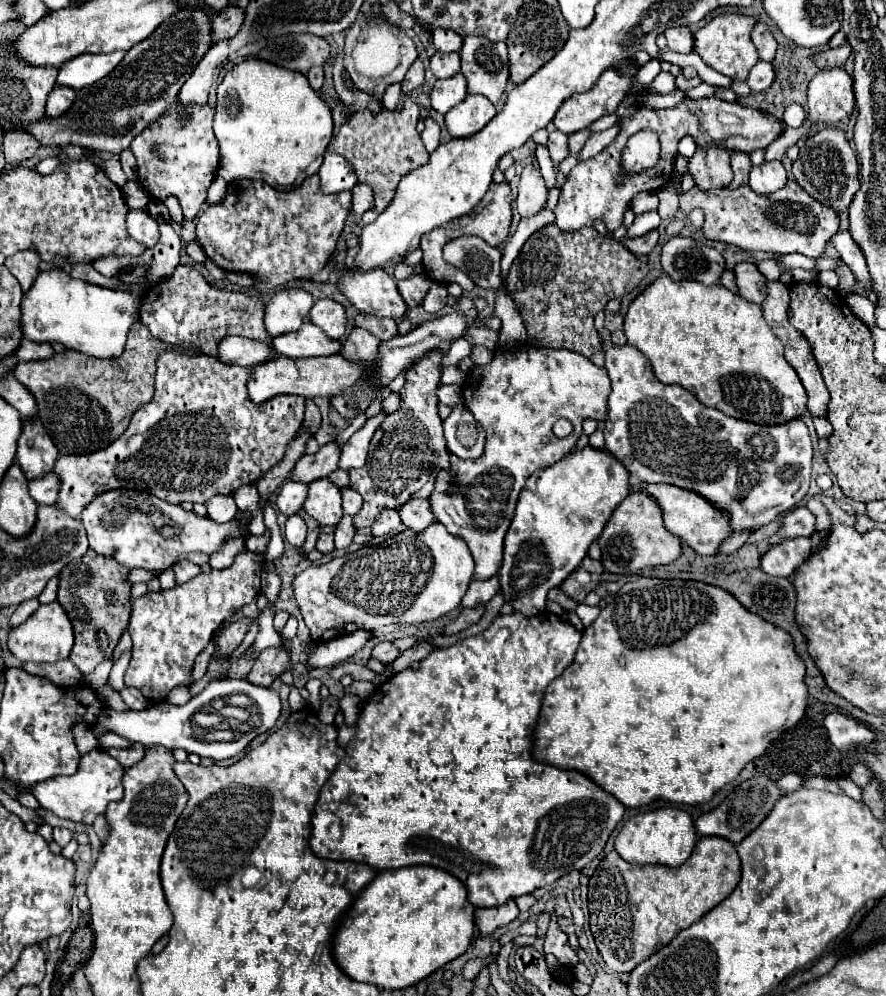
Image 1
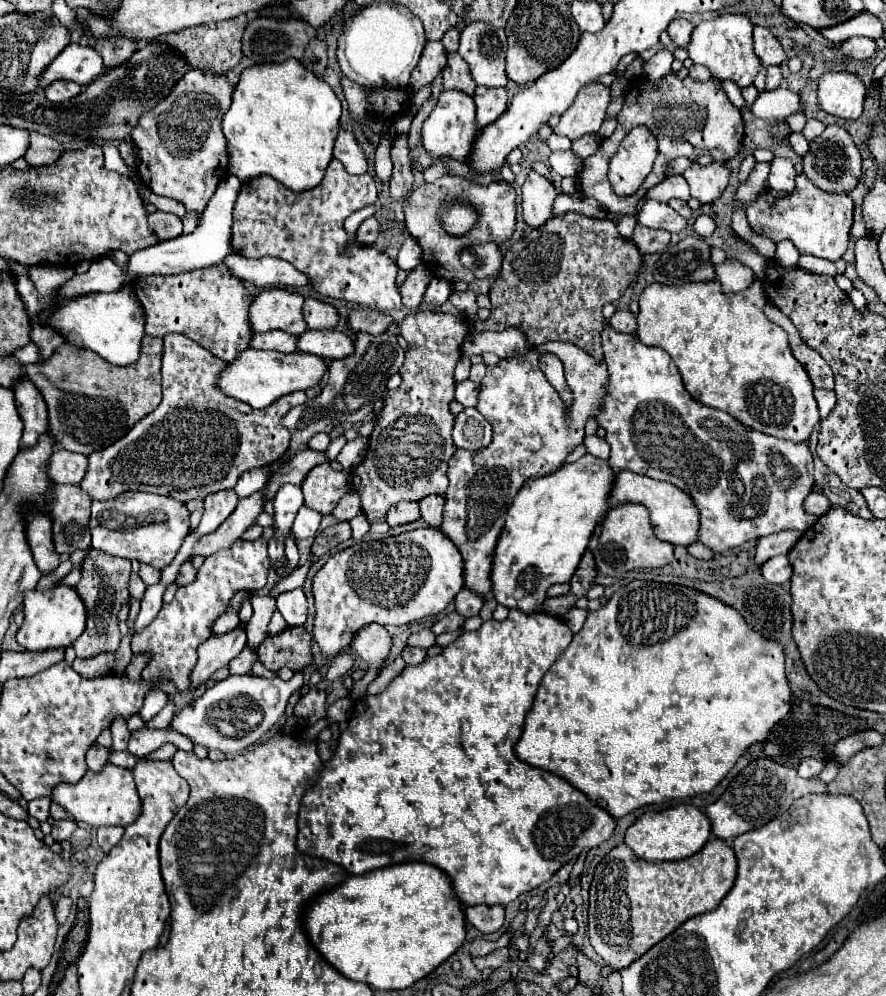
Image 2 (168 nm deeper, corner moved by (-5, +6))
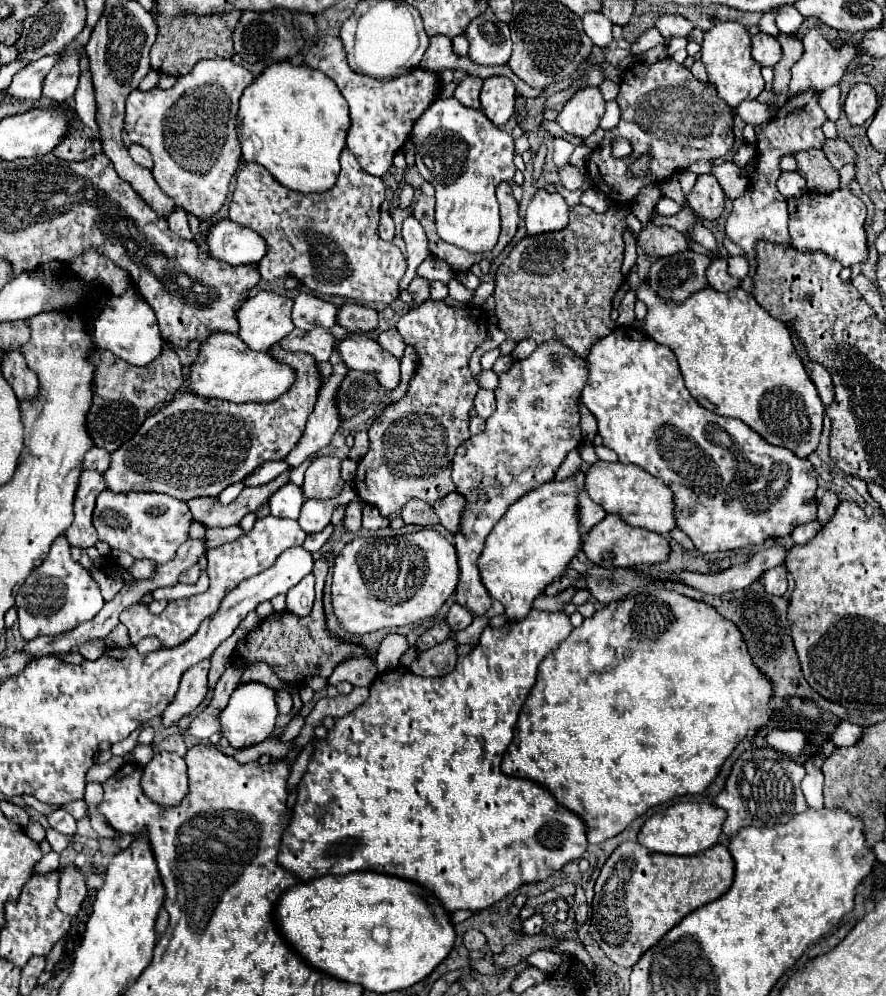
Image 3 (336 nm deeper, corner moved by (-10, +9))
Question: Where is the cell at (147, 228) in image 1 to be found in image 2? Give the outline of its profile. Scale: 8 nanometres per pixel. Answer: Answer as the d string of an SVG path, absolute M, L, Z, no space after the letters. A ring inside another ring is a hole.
M154 211L154 213L148 213L148 227L152 233L158 235L160 241L166 241L182 233L182 219L172 213Z

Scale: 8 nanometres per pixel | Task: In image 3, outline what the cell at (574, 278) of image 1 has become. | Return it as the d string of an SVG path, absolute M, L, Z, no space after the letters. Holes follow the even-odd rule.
M579 204L573 206L569 212L567 230L559 230L559 234L539 234L535 238L525 236L519 244L515 244L495 276L497 286L493 296L499 316L499 328L515 342L521 342L525 338L531 338L537 344L557 340L571 348L577 356L585 358L593 342L607 336L615 328L615 322L609 318L609 314L613 296L625 282L621 276L621 264L625 252L623 232L627 228L629 212L629 208L613 204L607 212L597 214Z

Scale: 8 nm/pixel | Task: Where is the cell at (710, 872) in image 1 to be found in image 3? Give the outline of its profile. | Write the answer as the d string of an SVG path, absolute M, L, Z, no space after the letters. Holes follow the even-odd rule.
M623 842L607 858L601 874L595 882L595 900L591 910L589 932L599 948L623 968L631 968L653 944L657 944L673 926L677 926L689 912L721 898L733 884L735 864L729 850L721 844L697 854L697 856L665 856L651 852L639 842Z

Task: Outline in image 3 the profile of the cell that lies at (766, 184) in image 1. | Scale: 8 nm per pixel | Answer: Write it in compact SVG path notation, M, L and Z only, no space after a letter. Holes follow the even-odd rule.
M783 172L777 180L777 188L785 198L799 198L807 194L805 178L799 172Z

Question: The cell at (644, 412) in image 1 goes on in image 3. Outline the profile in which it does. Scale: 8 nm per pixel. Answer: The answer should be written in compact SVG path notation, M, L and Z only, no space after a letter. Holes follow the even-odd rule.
M617 326L591 346L585 364L589 378L581 392L581 402L595 416L603 446L615 450L619 462L643 468L673 492L675 524L693 540L699 552L735 550L751 544L761 546L765 540L787 536L793 528L817 518L817 500L813 500L817 474L813 464L795 458L791 450L763 442L745 422L723 418L697 404L685 390L675 354L645 332L633 326Z

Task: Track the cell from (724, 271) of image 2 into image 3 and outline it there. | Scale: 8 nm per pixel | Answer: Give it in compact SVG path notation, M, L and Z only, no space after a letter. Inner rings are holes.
M715 258L711 262L711 266L707 268L705 276L707 276L707 284L717 292L727 292L727 290L739 286L739 280L731 278L727 274L727 260L723 260L723 258Z

